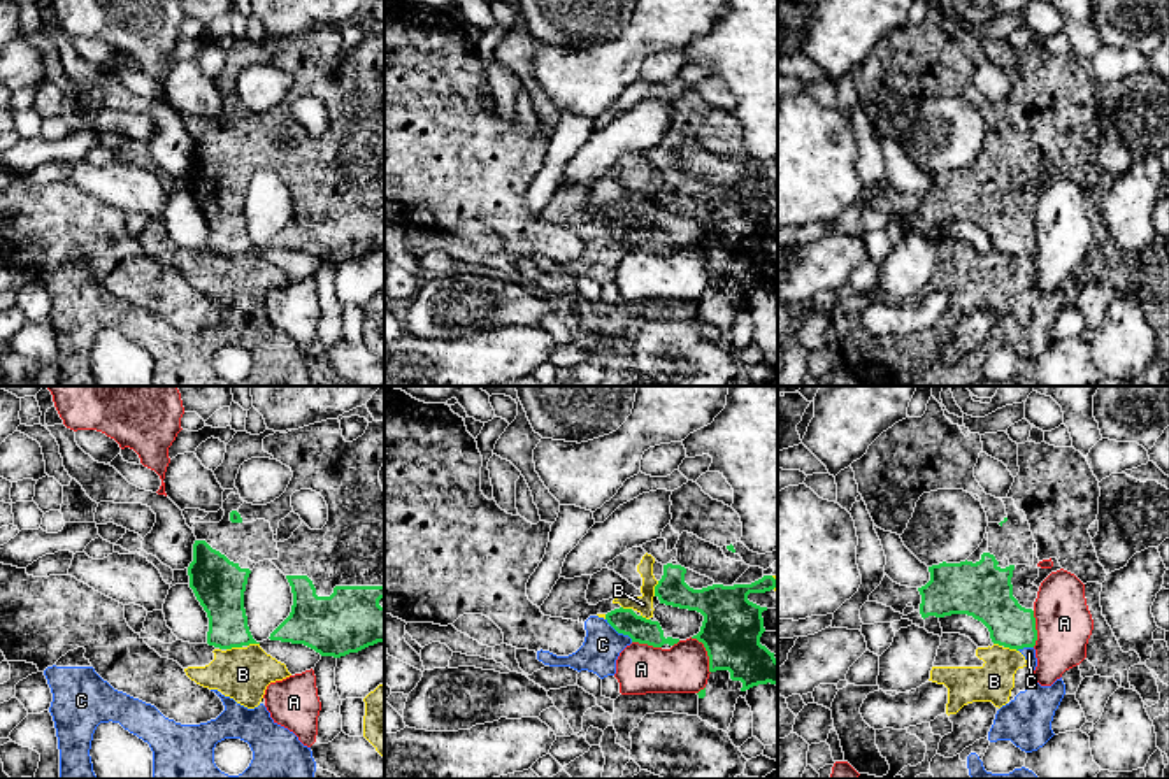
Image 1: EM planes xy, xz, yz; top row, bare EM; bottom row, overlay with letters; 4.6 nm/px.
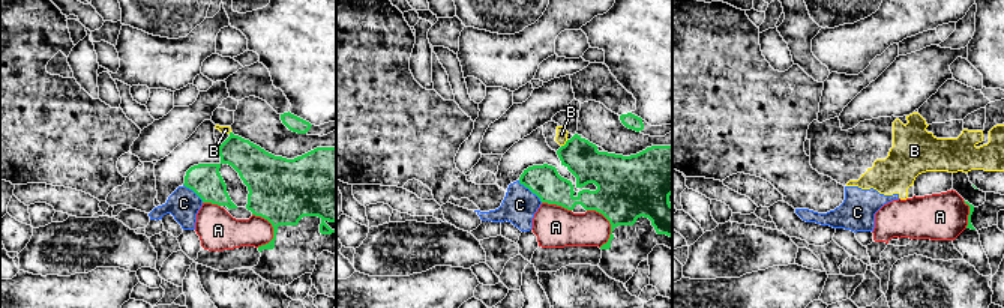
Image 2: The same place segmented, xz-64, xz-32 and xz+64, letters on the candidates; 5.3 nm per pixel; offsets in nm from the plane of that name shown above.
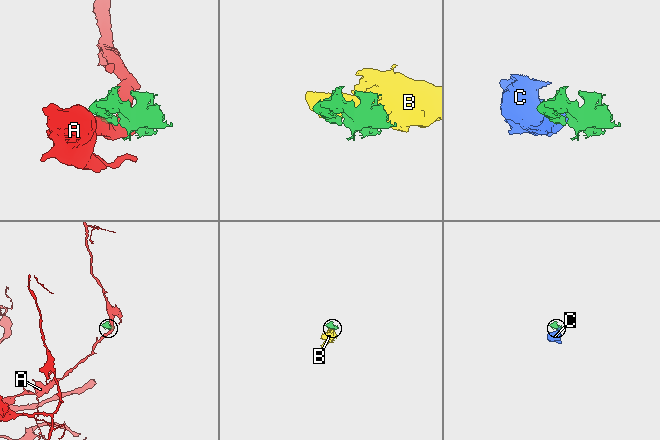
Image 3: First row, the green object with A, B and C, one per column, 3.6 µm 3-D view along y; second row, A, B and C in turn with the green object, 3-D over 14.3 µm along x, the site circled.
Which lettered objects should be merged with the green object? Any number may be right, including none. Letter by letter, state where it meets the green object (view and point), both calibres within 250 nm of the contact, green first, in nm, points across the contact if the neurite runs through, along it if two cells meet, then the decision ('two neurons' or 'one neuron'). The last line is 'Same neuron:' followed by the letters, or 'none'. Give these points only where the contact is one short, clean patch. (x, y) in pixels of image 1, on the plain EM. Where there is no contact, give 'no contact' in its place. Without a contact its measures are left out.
A: contact xz (708, 260); calibres 280 and 220 nm; two neurons
B: contact xy (234, 253); calibres 200 and 240 nm; two neurons
C: contact xz (618, 239); calibres 120 and 180 nm; border xz (606, 225), (632, 248); two neurons
Same neuron: none

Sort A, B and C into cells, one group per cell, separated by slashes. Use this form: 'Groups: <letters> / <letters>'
Groups: A / B C

